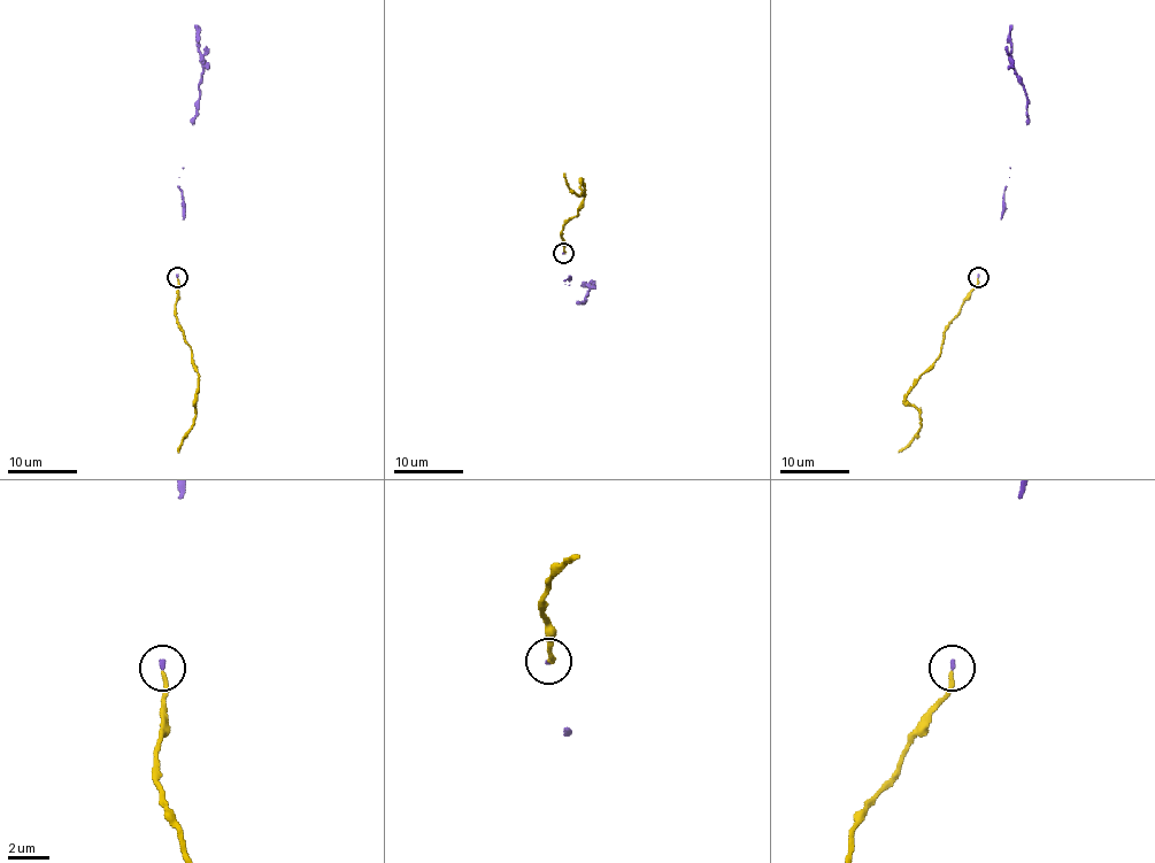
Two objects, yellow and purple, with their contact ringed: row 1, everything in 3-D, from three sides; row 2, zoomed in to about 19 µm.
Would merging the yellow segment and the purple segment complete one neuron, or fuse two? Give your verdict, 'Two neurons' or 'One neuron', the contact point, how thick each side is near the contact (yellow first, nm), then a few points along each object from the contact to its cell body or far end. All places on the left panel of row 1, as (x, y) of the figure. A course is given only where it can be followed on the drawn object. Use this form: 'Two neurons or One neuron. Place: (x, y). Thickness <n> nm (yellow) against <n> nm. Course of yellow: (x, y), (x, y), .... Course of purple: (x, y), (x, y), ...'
One neuron. Place: (177, 277). Thickness 200 nm (yellow) against 150 nm. Course of yellow: (177, 277), (176, 323), (183, 331), (199, 377), (192, 429), (177, 452). Course of purple: (177, 277), (183, 220), (179, 186), (202, 69), (195, 25)

